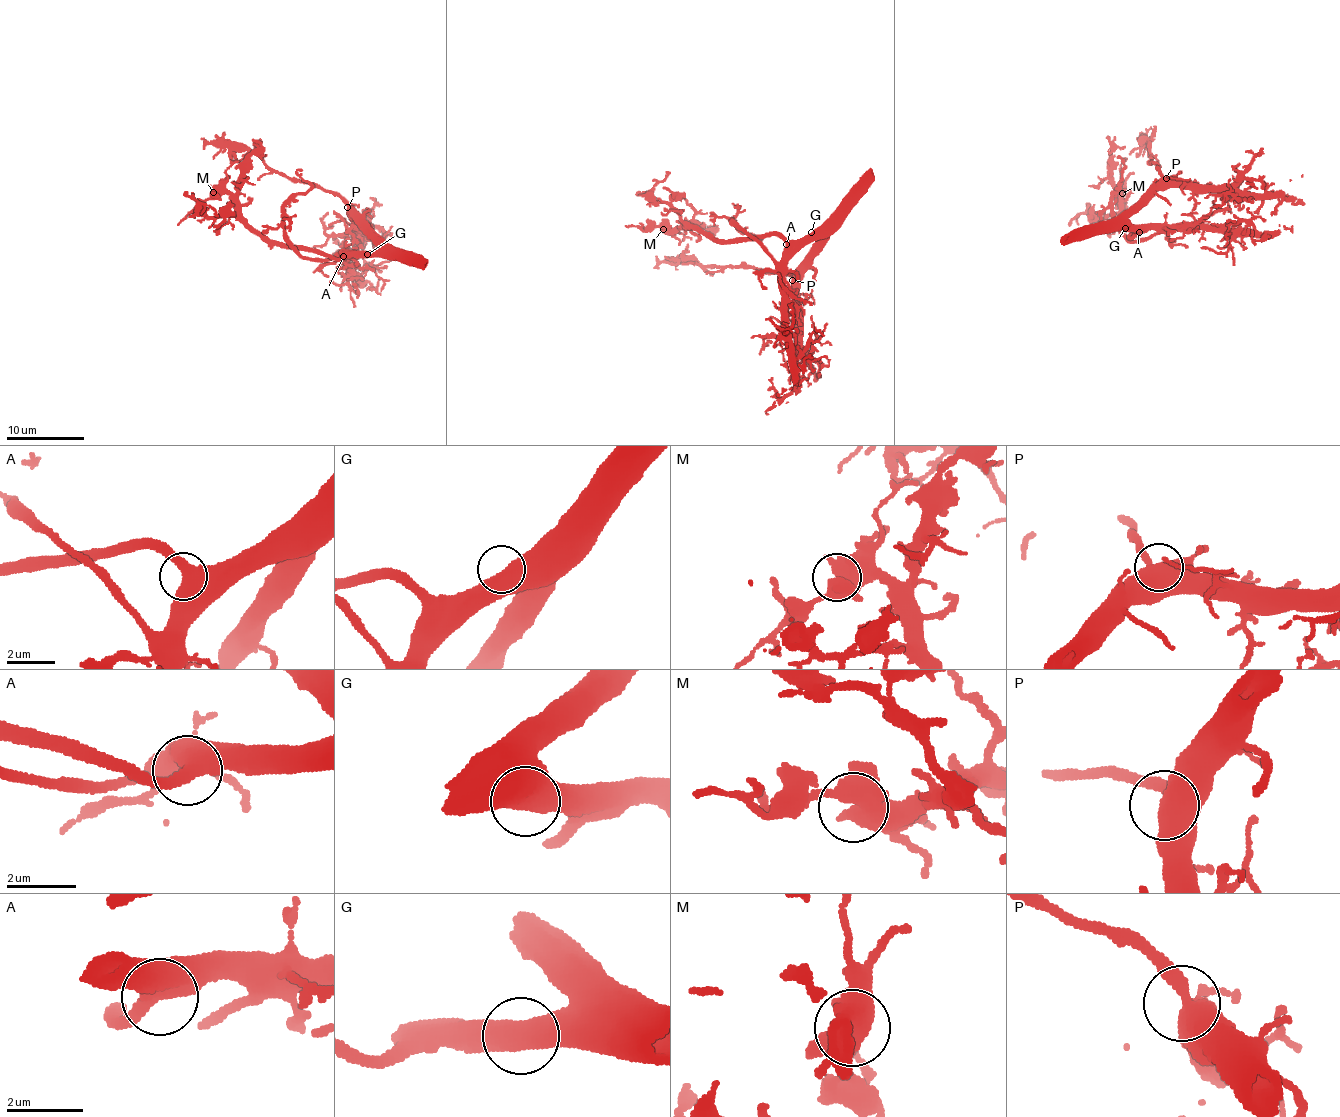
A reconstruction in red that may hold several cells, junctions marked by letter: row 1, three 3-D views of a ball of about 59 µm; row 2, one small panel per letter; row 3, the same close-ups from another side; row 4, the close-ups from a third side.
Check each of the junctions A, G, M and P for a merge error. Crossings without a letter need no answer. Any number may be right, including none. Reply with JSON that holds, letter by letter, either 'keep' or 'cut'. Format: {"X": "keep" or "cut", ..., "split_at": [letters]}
{"A": "keep", "G": "keep", "M": "keep", "P": "keep", "split_at": []}

